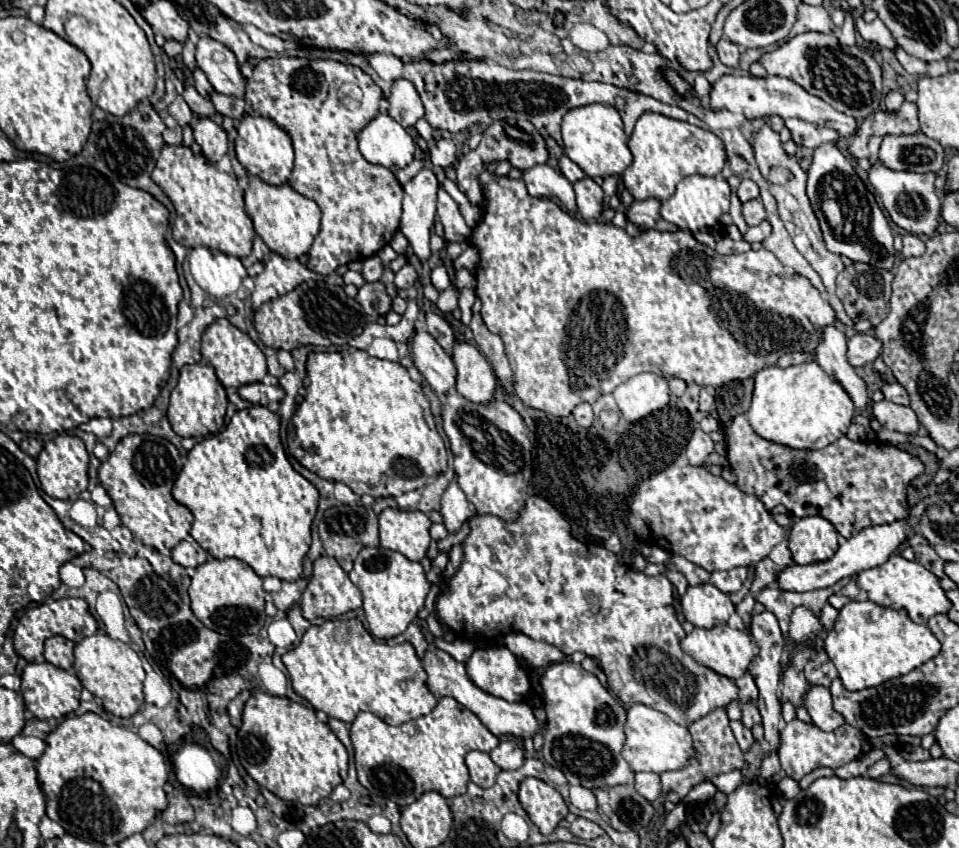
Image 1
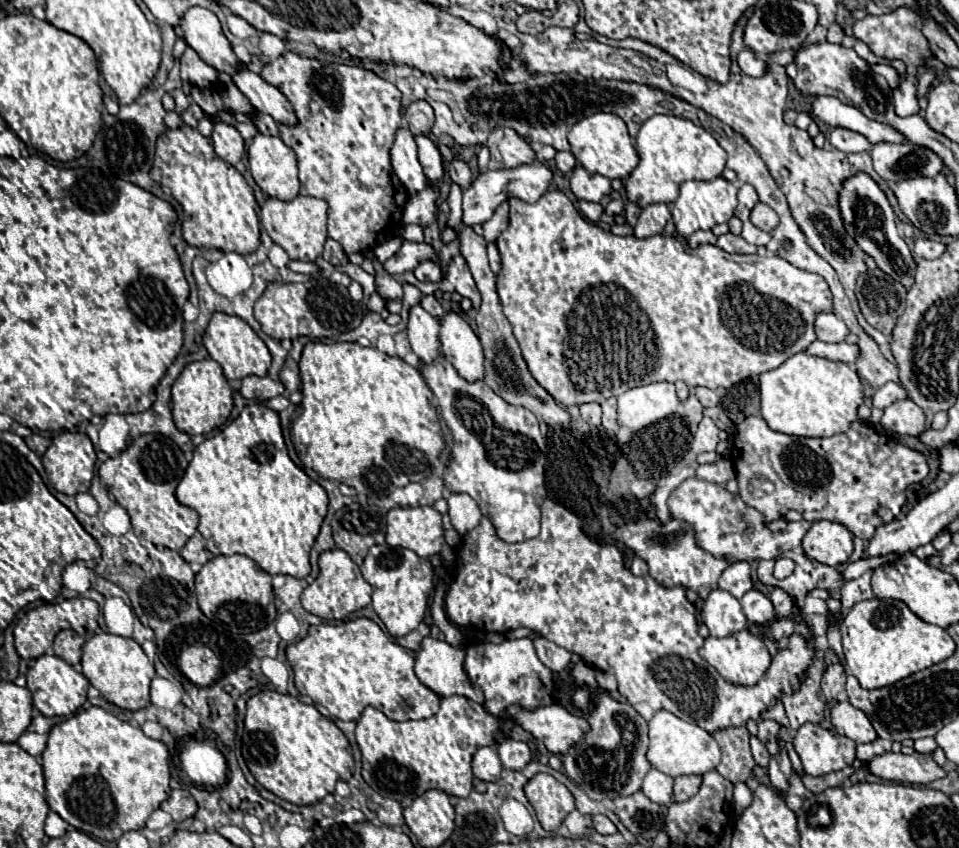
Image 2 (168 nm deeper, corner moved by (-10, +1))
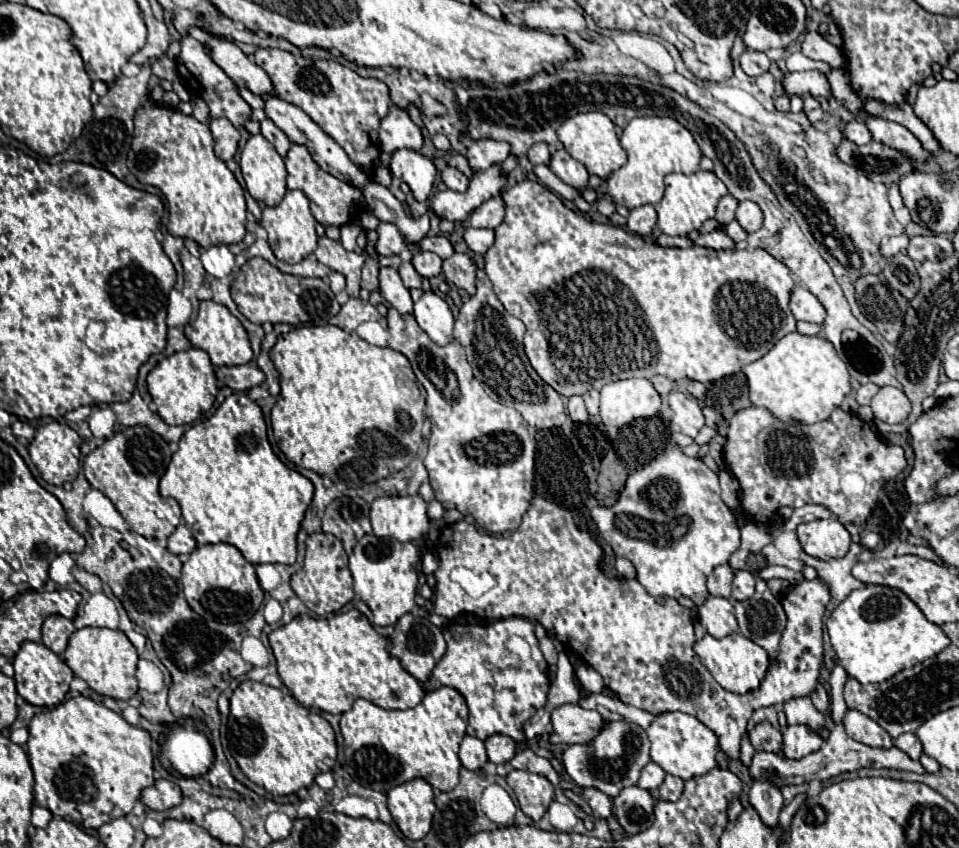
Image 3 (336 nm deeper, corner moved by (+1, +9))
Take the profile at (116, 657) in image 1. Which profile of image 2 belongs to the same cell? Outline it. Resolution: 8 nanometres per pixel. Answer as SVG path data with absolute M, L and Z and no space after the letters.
M101 632L89 638L83 644L83 658L81 658L85 678L101 692L105 700L119 706L121 710L141 710L149 704L149 684L157 676L153 662L147 658L143 648L133 638L115 636L109 632Z

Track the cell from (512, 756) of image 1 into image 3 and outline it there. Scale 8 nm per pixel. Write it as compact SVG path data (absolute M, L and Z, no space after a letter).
M494 734L494 736L488 736L484 740L486 744L486 752L488 752L488 760L494 762L494 764L506 764L512 760L514 752L516 752L516 742L508 736L502 736L502 734Z

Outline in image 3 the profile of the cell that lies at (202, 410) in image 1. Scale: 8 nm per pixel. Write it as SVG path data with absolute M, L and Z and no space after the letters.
M188 348L164 358L148 372L146 384L154 404L158 406L158 416L170 426L182 426L200 420L204 412L212 408L218 394L214 366L208 354L200 348Z

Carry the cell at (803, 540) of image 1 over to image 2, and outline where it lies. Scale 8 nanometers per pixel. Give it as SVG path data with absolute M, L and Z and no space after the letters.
M819 520L805 534L803 550L811 560L839 568L853 552L853 534L843 524Z

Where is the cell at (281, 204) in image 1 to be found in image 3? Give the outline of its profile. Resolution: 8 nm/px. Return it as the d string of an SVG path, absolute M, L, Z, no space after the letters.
M288 190L284 200L276 206L276 208L264 208L262 210L262 220L260 224L266 228L268 232L268 242L272 246L272 252L278 260L288 262L288 264L296 264L300 260L304 260L306 256L310 256L316 246L318 246L318 234L316 234L316 218L310 212L310 204L308 198L300 192L300 190Z

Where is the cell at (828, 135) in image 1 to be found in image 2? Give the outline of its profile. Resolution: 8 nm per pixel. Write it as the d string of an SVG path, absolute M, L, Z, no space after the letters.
M835 128L831 130L831 134L827 136L827 140L831 142L833 148L841 150L841 152L863 152L863 150L871 150L871 144L867 142L867 138L863 138L861 134L855 134L847 128Z

